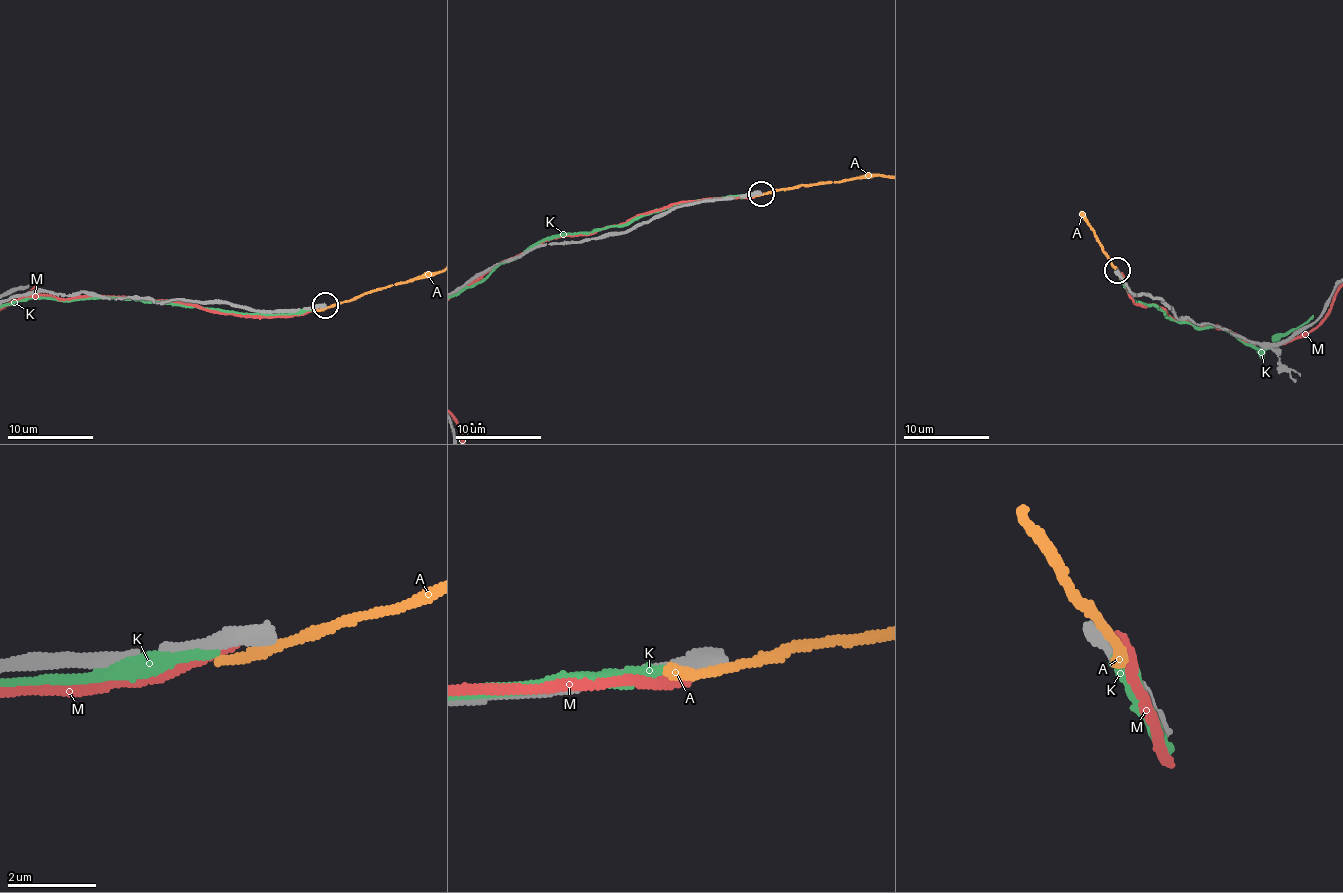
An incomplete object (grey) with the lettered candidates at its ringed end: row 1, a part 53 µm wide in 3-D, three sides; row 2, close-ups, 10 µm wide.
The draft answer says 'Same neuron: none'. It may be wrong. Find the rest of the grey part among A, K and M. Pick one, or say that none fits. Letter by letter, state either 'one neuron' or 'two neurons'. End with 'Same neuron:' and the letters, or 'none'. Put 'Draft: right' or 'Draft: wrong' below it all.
A: two neurons
K: two neurons
M: two neurons
Same neuron: none
Draft: right

